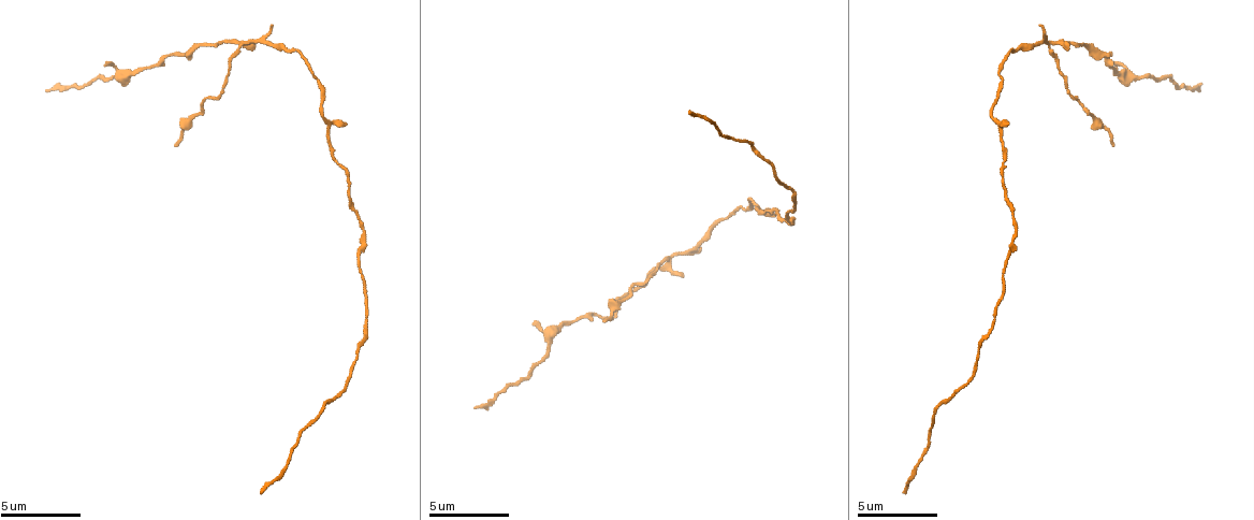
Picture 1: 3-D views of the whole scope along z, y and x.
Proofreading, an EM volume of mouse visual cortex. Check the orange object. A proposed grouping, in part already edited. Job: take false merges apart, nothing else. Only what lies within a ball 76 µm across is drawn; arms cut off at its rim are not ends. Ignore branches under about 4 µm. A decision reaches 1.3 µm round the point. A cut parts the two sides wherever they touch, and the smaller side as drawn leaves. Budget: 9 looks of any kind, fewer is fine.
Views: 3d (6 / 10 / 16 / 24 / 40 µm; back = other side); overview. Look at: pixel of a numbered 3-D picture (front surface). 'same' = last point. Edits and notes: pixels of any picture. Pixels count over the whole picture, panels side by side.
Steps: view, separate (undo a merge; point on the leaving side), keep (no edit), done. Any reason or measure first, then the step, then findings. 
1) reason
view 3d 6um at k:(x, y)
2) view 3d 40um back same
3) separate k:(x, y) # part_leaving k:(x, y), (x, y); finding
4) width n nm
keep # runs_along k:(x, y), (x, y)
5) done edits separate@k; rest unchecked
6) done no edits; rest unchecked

sudden change in width
view 3d 16um at 1:(549, 349)

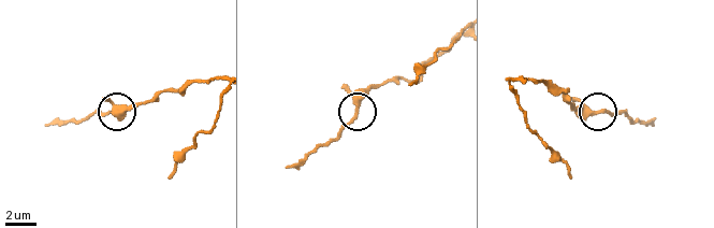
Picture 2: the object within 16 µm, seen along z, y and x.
keep # all the same neuron

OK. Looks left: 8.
three-way junction
view 3d 6um at 1:(327, 136)

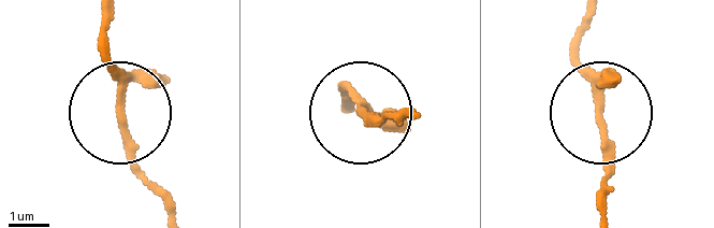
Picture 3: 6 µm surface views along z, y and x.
keep # runs_along 3:(122, 107), (105, 24); all the same neuron

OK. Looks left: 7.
thin arm on a thick one
view 3d 10um at 1:(236, 48)

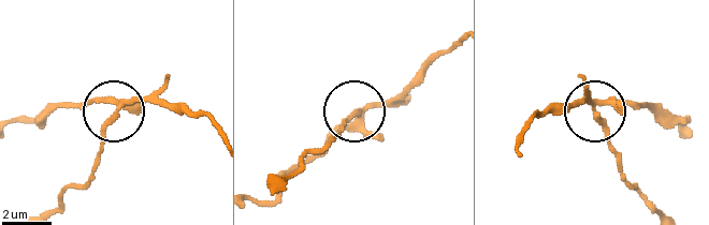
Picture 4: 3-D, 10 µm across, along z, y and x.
arms 4
separate 4:(169, 75) # a second neuron is stuck on

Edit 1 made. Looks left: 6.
calibre changes
view 3d 6um at 1:(1010, 50)

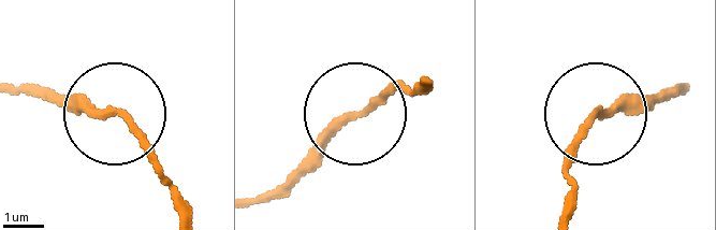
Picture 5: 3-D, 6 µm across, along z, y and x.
keep # one neuron here

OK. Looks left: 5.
done edits separate@4; rest unchecked

